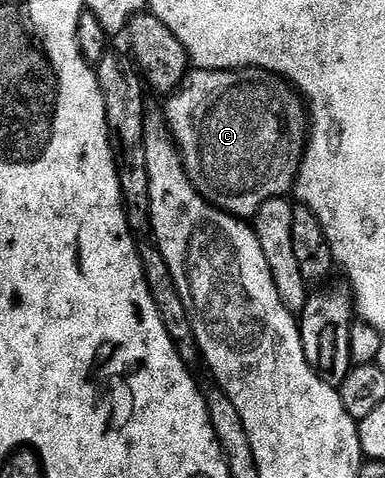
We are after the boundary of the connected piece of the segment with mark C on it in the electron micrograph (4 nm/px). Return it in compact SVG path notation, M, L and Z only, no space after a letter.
M192 69L188 73L184 83L166 99L167 108L165 107L165 115L167 126L171 131L172 137L175 139L176 145L183 158L185 172L189 176L189 180L194 184L199 193L212 202L219 209L227 211L229 214L236 216L251 216L266 204L271 198L284 197L292 189L293 178L290 173L283 176L275 174L275 80L276 74L271 74L268 70L201 70Z

